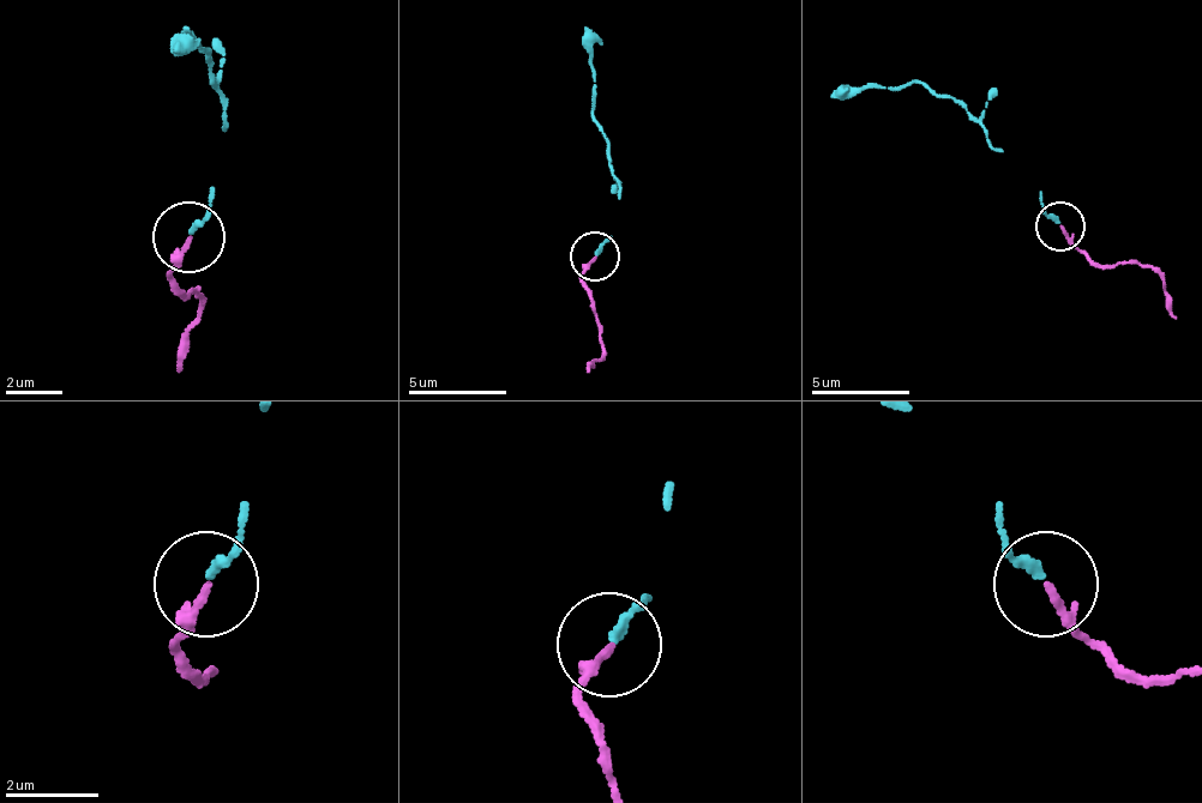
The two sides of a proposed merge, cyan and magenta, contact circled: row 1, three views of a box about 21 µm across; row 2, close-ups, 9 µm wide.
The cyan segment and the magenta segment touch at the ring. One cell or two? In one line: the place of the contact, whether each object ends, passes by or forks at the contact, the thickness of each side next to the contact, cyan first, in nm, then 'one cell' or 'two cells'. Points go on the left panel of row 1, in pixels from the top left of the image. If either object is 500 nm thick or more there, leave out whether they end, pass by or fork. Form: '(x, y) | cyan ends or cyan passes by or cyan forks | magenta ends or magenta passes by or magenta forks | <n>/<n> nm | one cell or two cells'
(188, 237) | cyan ends | magenta ends | 180/150 nm | one cell

